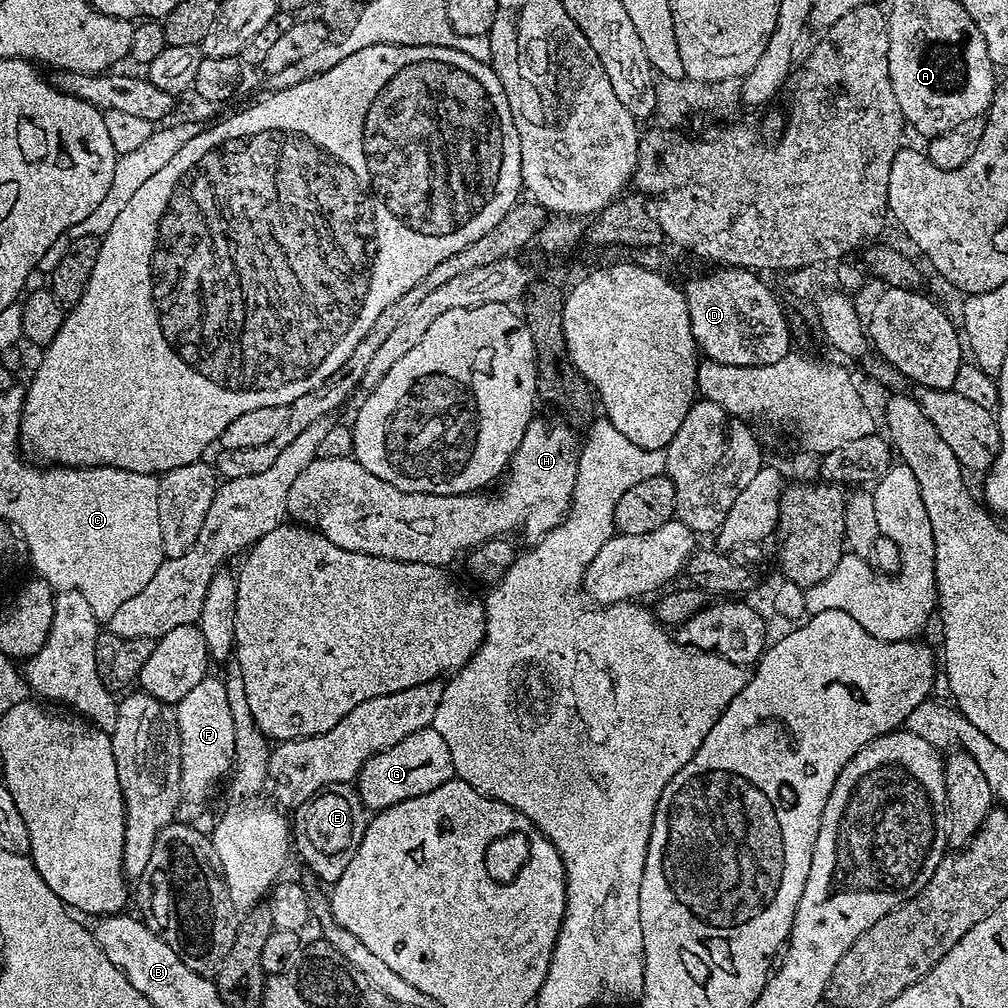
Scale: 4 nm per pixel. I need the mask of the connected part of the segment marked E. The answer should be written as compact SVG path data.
M351 783L328 784L322 790L313 794L305 804L295 809L294 816L294 848L300 851L302 859L310 864L311 870L328 886L334 886L346 874L346 866L350 866L350 858L358 854L358 846L362 846L362 838L368 829L370 819L369 809L365 808L360 793L356 791Z

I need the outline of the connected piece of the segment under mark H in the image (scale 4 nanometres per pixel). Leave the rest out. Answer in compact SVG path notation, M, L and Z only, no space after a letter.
M533 418L528 423L526 434L522 434L522 442L506 469L508 484L502 485L497 492L462 496L403 492L398 490L398 486L390 486L390 482L382 482L382 478L370 474L370 470L363 468L352 456L318 458L310 462L310 466L306 466L302 474L298 474L294 486L290 486L288 516L301 525L315 528L323 536L330 538L334 546L342 546L342 550L354 550L362 554L381 556L387 560L401 560L415 564L448 566L455 556L463 557L488 540L511 537L513 535L511 532L524 531L528 542L541 540L550 530L563 524L572 505L576 481L577 429L567 422L556 420Z

